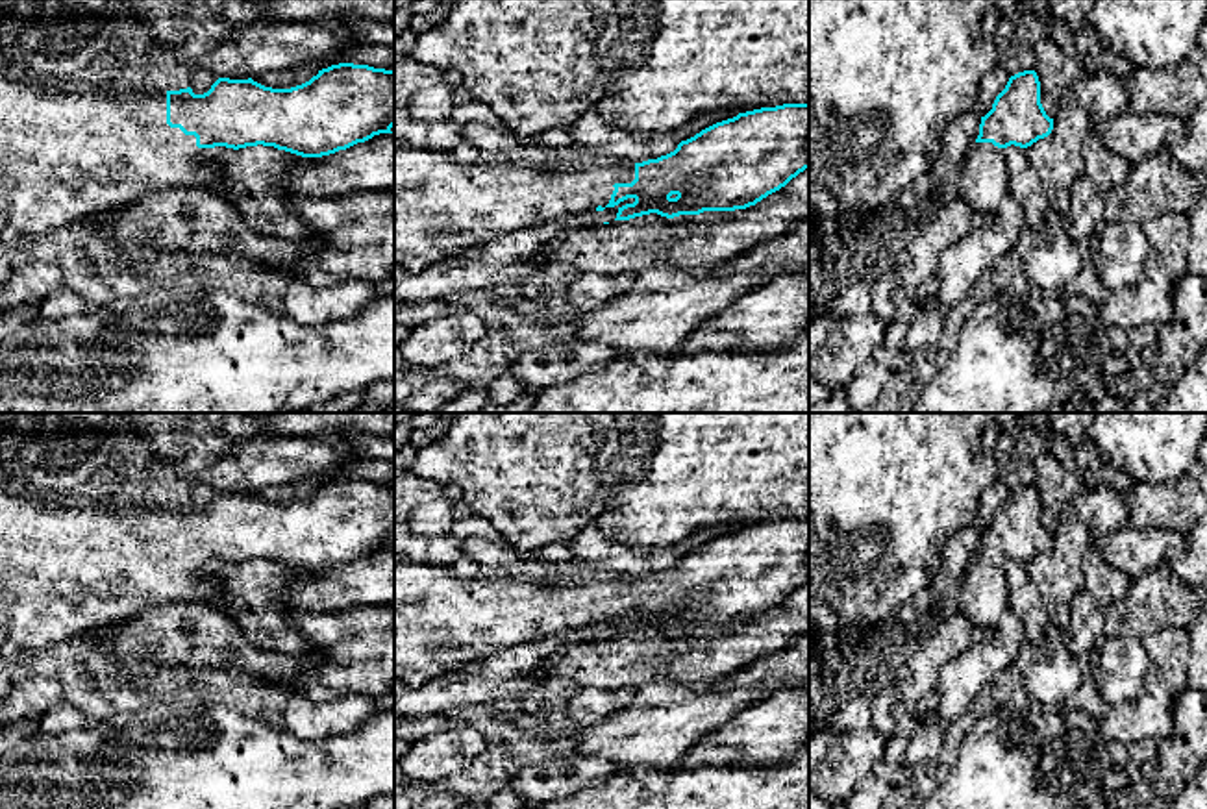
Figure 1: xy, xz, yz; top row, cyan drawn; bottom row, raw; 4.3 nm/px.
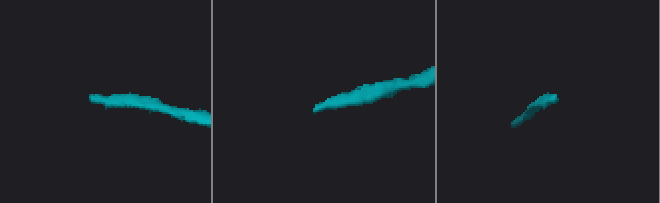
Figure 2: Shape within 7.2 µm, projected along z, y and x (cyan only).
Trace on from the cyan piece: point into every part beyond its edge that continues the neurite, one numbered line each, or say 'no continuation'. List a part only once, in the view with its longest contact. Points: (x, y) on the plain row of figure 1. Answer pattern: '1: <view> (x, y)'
1: xy (65, 571)

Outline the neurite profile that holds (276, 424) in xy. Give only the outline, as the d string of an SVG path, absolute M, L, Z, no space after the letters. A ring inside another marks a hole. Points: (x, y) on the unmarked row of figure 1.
M261 413L259 429L270 437L322 435L339 424L337 413Z

